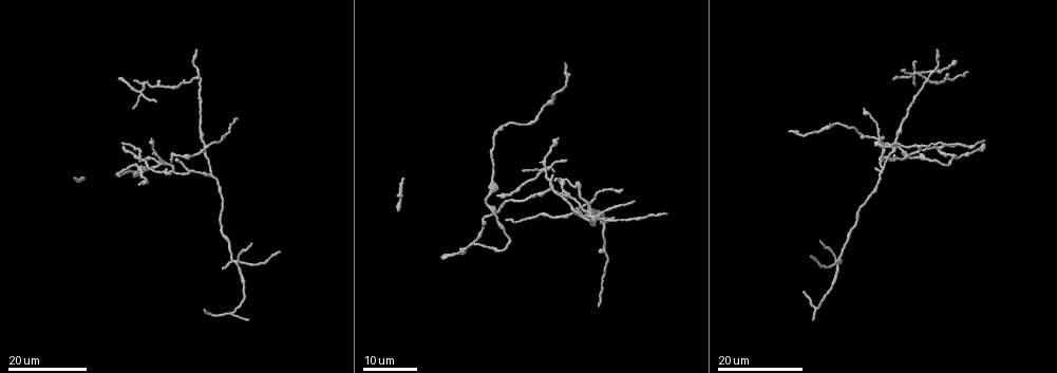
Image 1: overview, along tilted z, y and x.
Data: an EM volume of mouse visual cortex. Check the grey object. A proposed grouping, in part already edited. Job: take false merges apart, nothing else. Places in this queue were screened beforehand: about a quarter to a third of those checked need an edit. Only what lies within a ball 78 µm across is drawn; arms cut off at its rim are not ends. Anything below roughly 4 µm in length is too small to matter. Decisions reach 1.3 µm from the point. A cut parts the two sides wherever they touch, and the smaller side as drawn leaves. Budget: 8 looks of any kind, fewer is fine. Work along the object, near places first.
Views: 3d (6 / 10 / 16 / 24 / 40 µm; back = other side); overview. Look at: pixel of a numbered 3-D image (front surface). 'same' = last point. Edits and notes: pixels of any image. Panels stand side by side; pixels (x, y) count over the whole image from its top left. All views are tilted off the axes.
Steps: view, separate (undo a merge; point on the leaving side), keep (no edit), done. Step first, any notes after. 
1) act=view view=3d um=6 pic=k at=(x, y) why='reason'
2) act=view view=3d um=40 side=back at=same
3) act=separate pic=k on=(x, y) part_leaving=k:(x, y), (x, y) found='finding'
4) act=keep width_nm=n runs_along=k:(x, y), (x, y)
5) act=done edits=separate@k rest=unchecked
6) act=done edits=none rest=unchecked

act=view view=3d um=24 pic=1 at=(882, 168) why='four arms meet'

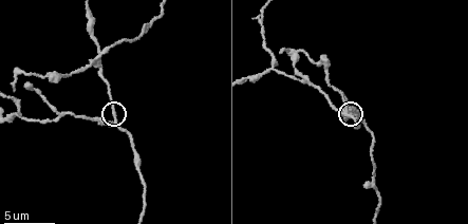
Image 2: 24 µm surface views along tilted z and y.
act=view view=3d um=6 pic=2 at=(114, 116) why='closer look'

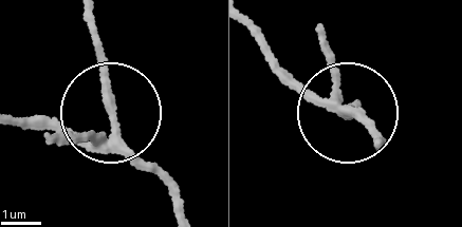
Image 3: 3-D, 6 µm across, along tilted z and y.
act=view view=3d um=6 side=back pic=3 at=(110, 123) why='from behind'

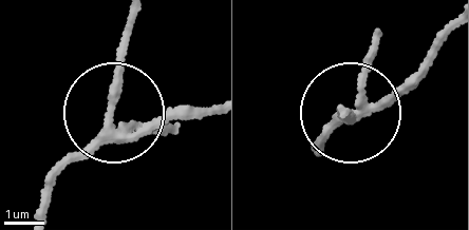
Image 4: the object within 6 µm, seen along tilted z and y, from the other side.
act=keep runs_along=4:(212, 108), (145, 127), (111, 120), (48, 185) found='all the same cell'

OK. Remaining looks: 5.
act=view view=3d um=16 pic=1 at=(596, 216) why='four or more arms meet'

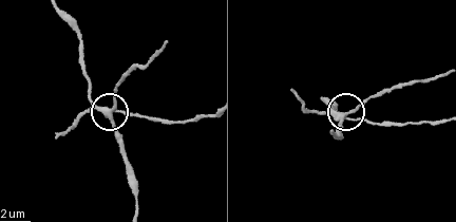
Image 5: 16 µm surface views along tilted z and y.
act=view view=3d um=10 pic=5 at=(343, 116)

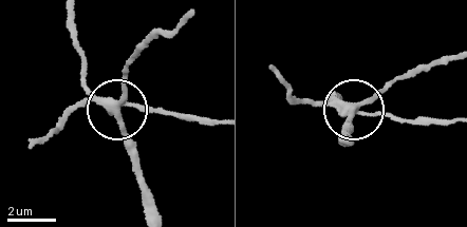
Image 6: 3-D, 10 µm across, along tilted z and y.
act=view view=3d um=6 pic=6 at=(116, 111)

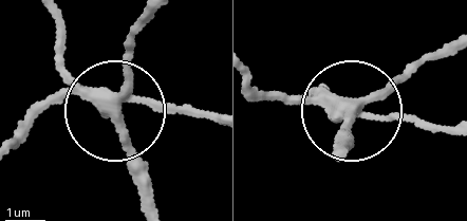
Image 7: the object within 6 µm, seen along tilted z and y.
act=separate pic=7 on=(152, 99) part_leaving=7:(101, 99), (208, 115) found='two cells meet here'

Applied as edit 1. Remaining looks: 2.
act=done edits=separate@7 rest=unchecked

